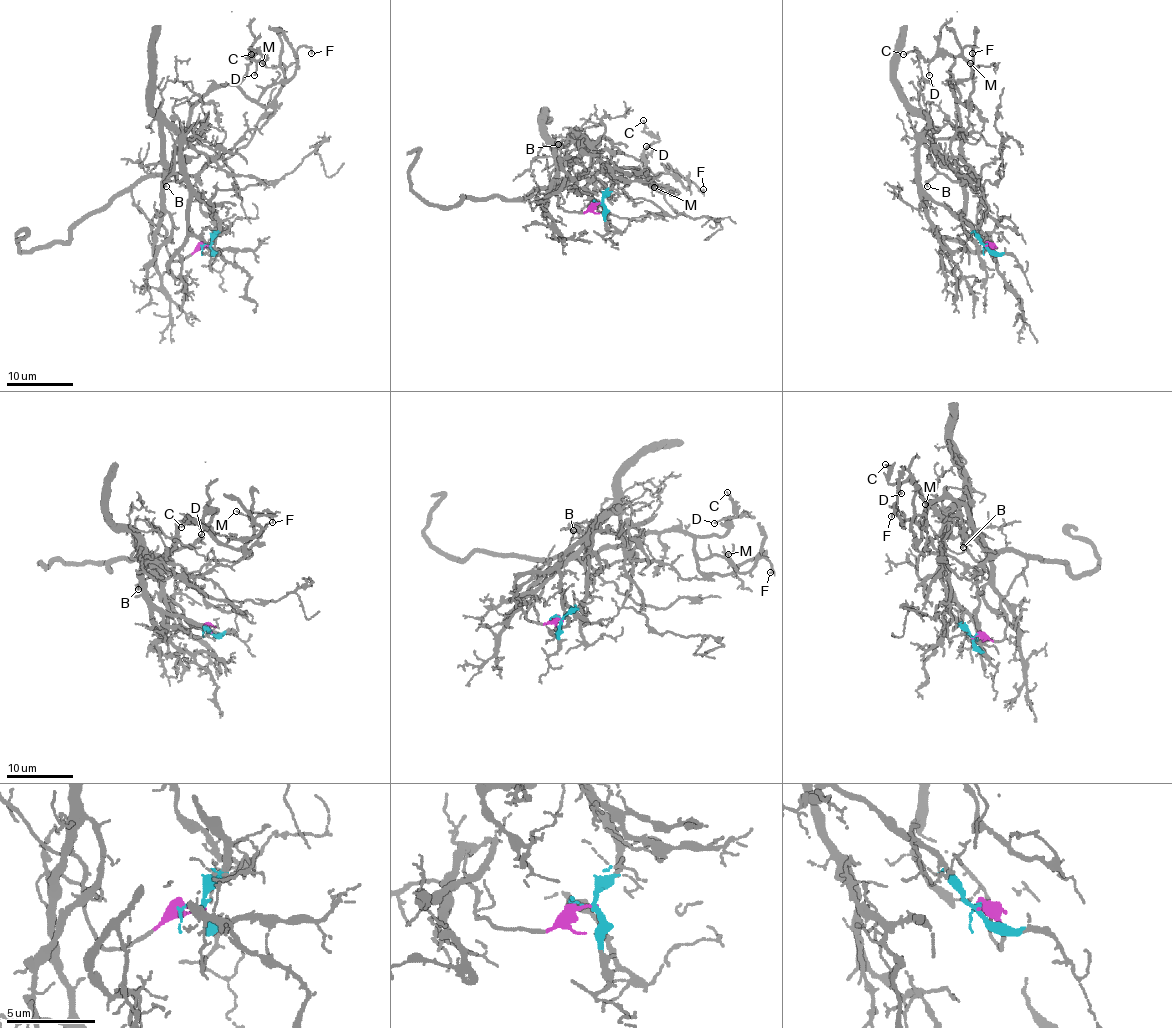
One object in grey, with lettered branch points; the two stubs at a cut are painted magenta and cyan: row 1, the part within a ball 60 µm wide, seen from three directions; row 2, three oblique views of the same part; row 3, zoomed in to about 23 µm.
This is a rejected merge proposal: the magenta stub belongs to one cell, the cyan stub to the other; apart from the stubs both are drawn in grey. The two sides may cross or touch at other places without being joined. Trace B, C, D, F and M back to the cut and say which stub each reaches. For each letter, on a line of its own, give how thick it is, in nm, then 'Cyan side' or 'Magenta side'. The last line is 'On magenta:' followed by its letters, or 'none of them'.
B: Thickness 150 nm. Magenta side
C: Thickness 140 nm. Magenta side
D: Thickness 110 nm. Magenta side
F: Thickness 80 nm. Magenta side
M: Thickness 130 nm. Magenta side
On magenta: B, C, D, F, M

